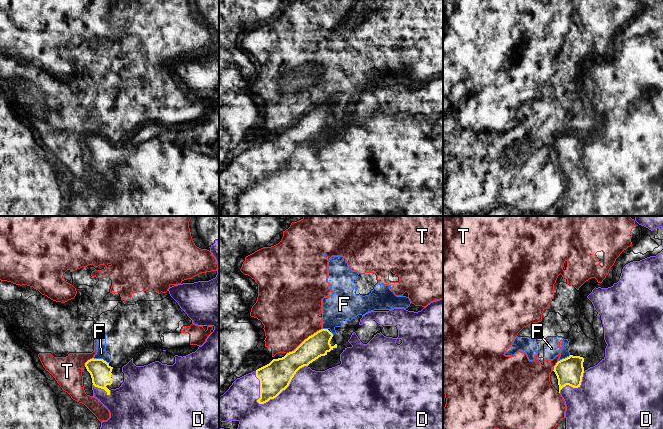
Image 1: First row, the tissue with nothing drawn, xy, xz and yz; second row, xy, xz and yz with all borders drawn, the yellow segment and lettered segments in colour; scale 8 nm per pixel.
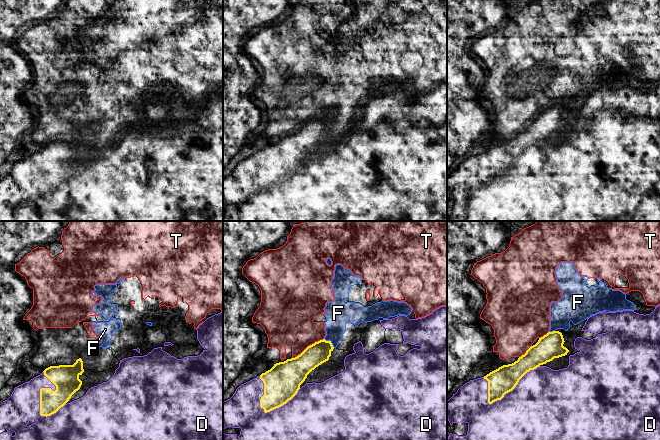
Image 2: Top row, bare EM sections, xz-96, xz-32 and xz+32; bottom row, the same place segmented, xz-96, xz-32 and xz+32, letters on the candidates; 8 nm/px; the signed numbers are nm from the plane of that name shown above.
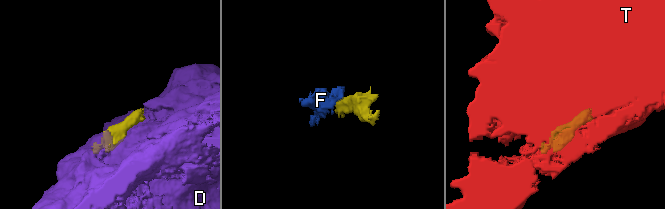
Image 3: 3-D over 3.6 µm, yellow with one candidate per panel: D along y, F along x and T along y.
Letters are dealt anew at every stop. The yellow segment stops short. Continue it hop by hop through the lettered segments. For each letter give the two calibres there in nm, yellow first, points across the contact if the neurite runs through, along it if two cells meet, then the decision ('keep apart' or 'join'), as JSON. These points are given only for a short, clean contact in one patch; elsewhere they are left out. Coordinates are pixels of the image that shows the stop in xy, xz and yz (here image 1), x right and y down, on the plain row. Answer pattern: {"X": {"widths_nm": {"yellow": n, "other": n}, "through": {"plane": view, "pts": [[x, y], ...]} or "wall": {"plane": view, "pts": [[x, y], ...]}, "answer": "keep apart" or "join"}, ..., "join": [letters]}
{"D": {"widths_nm": {"yellow": 240, "other": 500}, "answer": "join"}, "F": {"widths_nm": {"yellow": 170, "other": 90}, "wall": {"plane": "xy", "pts": [[93, 133], [103, 135], [108, 139]]}, "answer": "keep apart"}, "T": {"widths_nm": {"yellow": 190, "other": 460}, "wall": {"plane": "xz", "pts": [[321, 104], [309, 111], [286, 130]]}, "answer": "keep apart"}, "join": ["D"]}

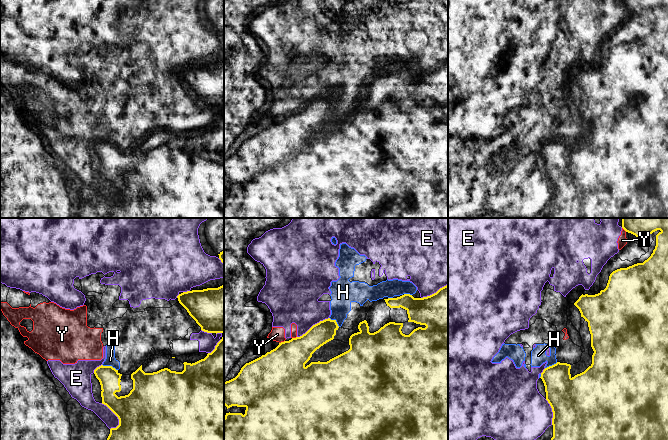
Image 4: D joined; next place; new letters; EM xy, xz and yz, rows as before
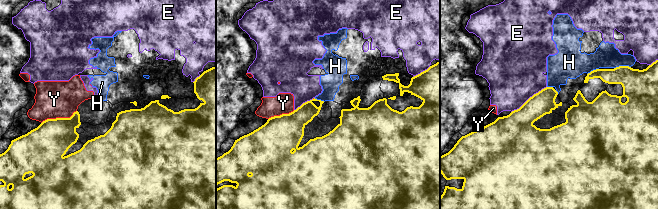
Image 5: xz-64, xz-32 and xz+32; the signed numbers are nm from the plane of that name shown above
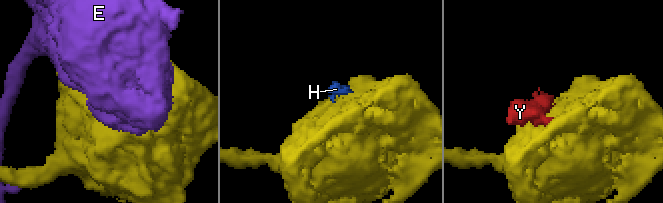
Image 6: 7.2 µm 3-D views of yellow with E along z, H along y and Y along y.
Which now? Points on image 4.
{"E": {"widths_nm": {"yellow": 460, "other": 120}, "answer": "keep apart"}, "H": {"widths_nm": {"yellow": 170, "other": 90}, "answer": "keep apart"}, "Y": {"widths_nm": {"yellow": 400, "other": 120}, "answer": "keep apart"}, "join": []}

